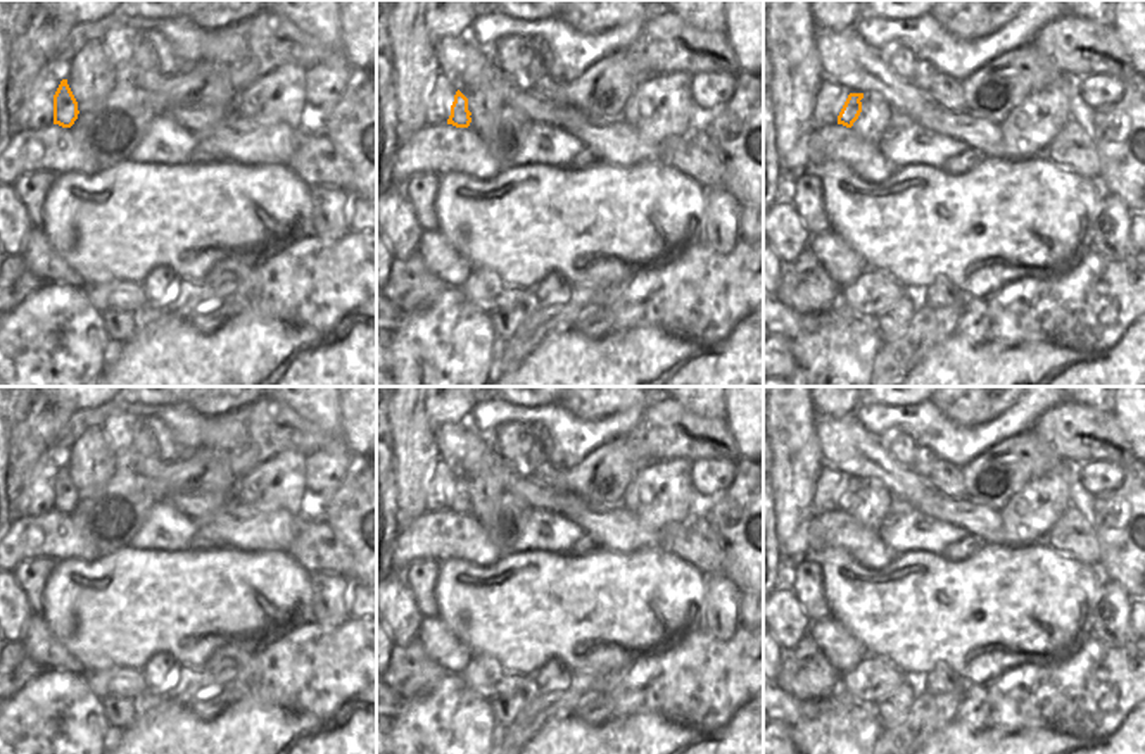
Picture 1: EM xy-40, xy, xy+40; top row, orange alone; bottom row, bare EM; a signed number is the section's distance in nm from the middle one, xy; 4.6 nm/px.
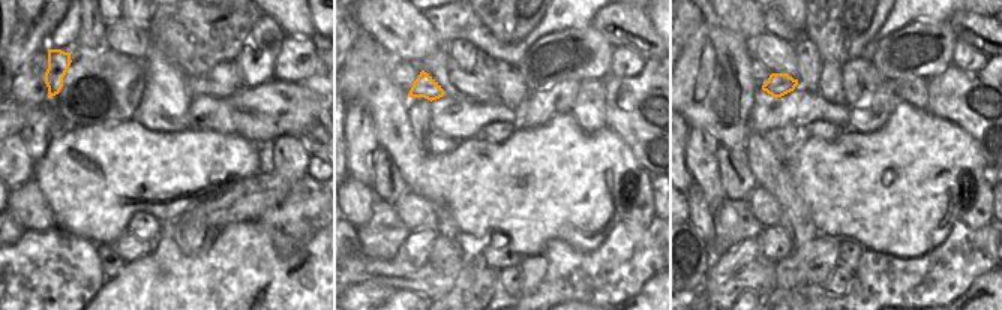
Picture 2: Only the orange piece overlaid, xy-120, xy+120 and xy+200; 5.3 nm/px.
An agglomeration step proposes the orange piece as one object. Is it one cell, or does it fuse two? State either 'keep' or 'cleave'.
keep

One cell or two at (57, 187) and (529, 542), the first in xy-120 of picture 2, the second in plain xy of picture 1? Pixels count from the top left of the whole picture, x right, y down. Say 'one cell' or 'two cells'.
two cells

